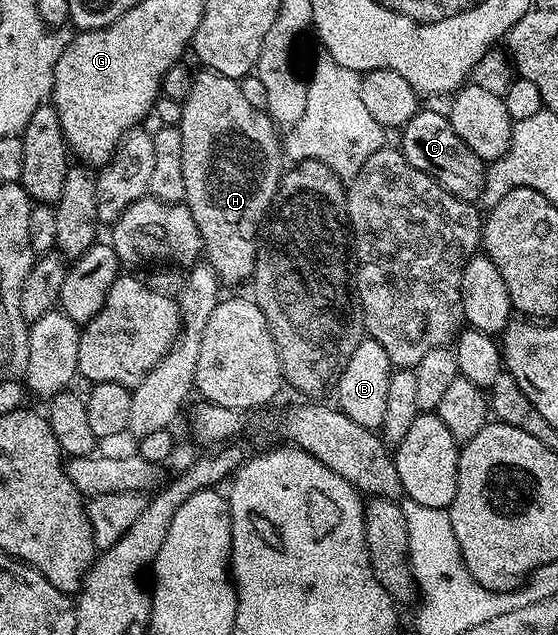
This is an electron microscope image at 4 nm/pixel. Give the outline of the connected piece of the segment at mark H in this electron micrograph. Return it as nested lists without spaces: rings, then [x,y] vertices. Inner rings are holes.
[[[201,71],[194,76],[189,98],[183,102],[179,128],[183,139],[183,203],[199,227],[207,263],[222,286],[248,282],[257,262],[261,226],[273,206],[283,172],[278,126],[266,110],[251,107],[243,99],[234,78]]]

